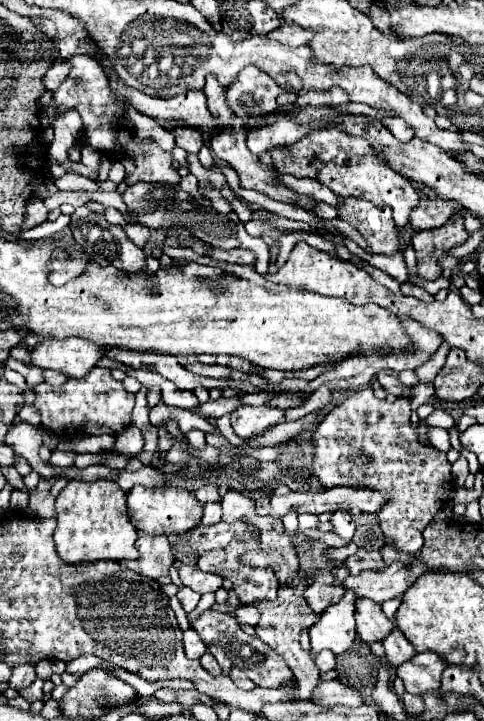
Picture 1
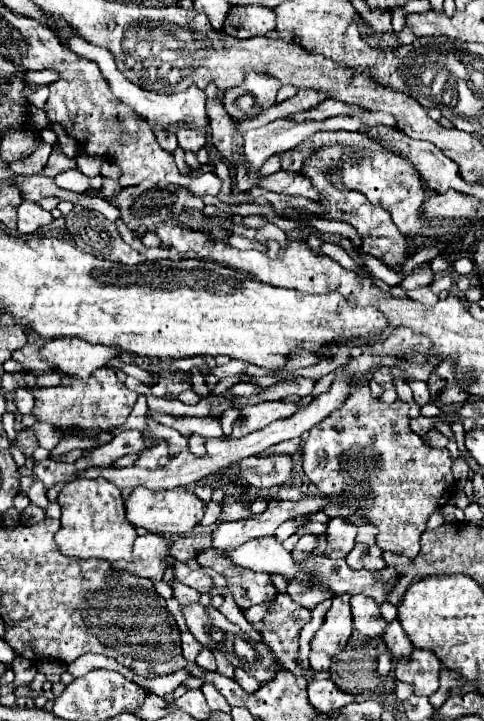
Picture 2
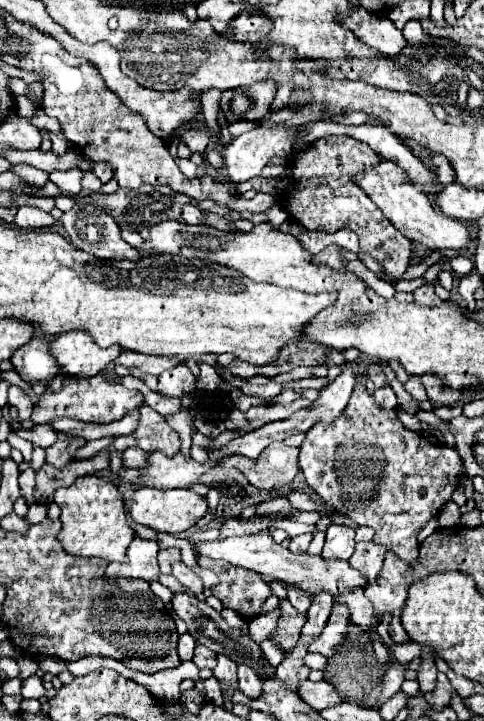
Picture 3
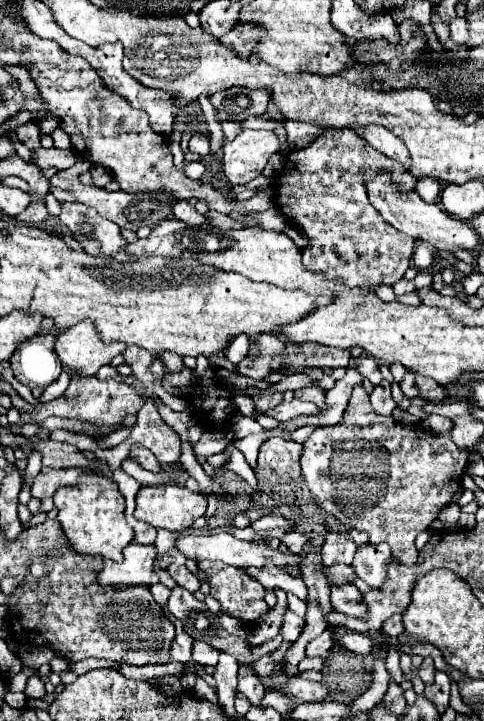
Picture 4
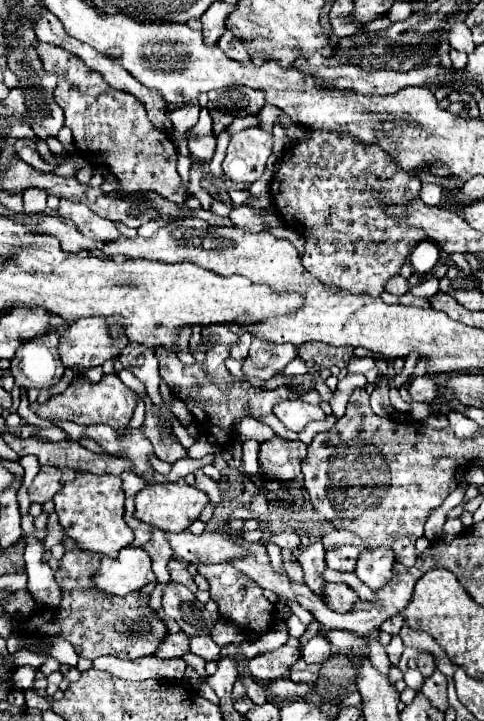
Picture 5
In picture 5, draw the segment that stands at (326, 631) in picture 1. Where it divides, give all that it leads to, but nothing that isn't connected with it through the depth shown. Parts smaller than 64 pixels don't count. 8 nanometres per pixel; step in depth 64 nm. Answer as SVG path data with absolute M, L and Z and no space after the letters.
M320 634L320 636L312 638L312 640L308 640L308 644L302 650L302 658L308 664L314 664L314 662L322 664L322 662L326 662L330 658L330 642L328 642L328 638Z

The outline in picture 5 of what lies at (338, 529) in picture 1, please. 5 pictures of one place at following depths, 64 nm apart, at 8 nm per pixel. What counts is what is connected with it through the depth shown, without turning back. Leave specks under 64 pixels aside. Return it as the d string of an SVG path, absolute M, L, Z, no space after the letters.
M346 544L346 546L336 546L328 550L325 554L325 561L328 568L342 572L352 572L358 560L360 548Z

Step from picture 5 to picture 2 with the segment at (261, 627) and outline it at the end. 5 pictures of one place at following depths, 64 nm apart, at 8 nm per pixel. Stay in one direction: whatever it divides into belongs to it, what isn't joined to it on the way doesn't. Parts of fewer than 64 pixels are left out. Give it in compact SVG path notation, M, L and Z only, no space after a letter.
M230 566L226 580L228 580L228 588L232 590L234 602L240 606L240 610L276 598L276 588L270 576L264 572L252 572L240 566L236 568Z

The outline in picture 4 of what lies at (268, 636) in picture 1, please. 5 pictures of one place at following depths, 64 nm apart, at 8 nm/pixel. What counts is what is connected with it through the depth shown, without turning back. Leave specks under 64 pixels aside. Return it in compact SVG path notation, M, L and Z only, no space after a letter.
M286 610L286 614L284 614L284 622L282 622L282 628L280 628L282 638L284 638L286 642L294 644L294 642L298 640L298 636L300 636L302 628L304 628L304 620L302 620L300 616L296 616L294 612Z

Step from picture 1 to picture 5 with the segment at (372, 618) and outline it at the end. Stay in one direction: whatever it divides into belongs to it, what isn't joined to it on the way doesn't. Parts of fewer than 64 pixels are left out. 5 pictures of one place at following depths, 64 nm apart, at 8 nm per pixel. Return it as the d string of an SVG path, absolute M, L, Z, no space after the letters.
M326 584L326 604L330 610L350 612L356 600L358 596L348 588L348 584Z

